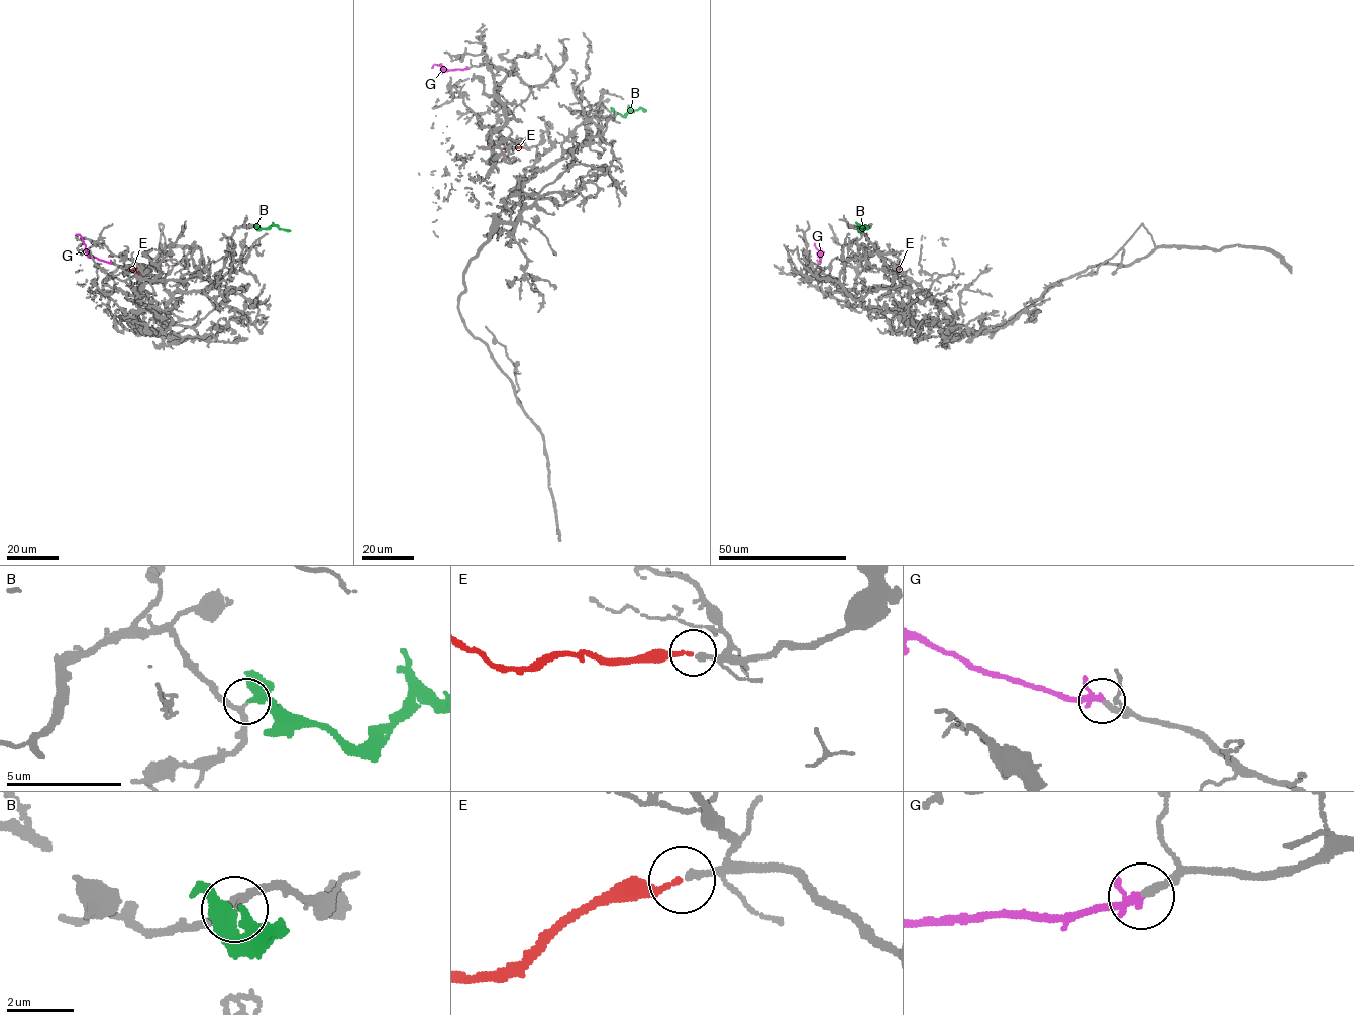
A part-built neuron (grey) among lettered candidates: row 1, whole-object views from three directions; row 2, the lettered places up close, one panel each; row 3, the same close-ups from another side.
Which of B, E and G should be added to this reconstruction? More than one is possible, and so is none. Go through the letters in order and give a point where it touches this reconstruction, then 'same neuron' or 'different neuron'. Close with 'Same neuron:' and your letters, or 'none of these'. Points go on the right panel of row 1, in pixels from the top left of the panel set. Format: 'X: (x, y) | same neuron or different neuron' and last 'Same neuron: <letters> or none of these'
B: (861, 226) | different neuron
E: (898, 260) | same neuron
G: (818, 263) | same neuron
Same neuron: E, G

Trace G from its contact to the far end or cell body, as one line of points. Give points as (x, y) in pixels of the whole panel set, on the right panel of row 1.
G: (818, 263), (820, 252), (814, 243), (815, 234), (818, 234)

